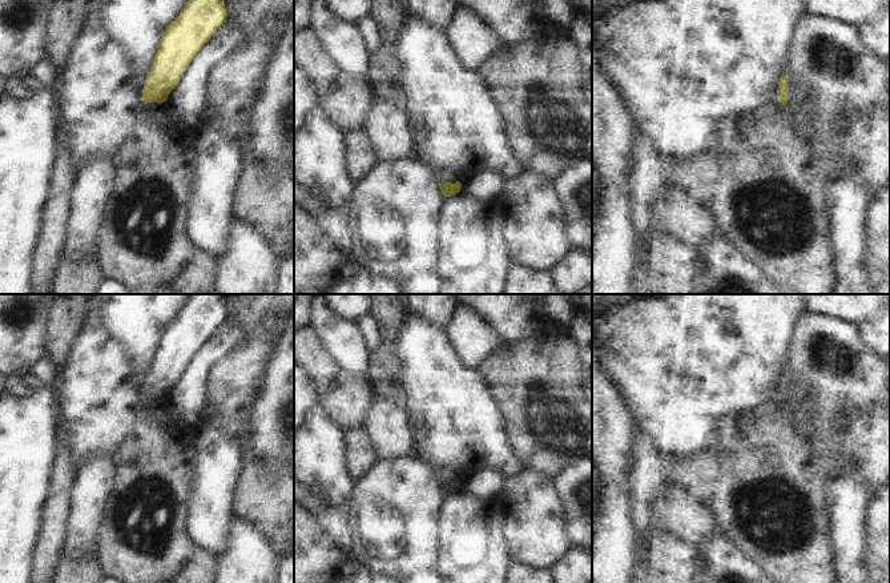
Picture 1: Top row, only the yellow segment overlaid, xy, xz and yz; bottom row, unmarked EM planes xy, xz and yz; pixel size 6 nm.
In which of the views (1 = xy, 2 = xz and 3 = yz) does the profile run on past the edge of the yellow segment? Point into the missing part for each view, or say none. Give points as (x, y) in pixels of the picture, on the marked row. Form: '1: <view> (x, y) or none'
1: none
2: none
3: none

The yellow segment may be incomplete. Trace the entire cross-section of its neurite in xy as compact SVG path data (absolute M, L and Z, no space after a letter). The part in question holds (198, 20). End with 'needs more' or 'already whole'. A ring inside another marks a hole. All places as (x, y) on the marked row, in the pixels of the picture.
M189 0L164 32L141 101L164 102L196 53L226 23L223 0Z | already whole

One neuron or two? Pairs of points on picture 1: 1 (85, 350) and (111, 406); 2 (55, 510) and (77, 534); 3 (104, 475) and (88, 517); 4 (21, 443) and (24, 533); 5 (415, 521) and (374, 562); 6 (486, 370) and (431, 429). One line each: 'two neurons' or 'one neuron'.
1: one neuron
2: two neurons
3: one neuron
4: one neuron
5: one neuron
6: two neurons

